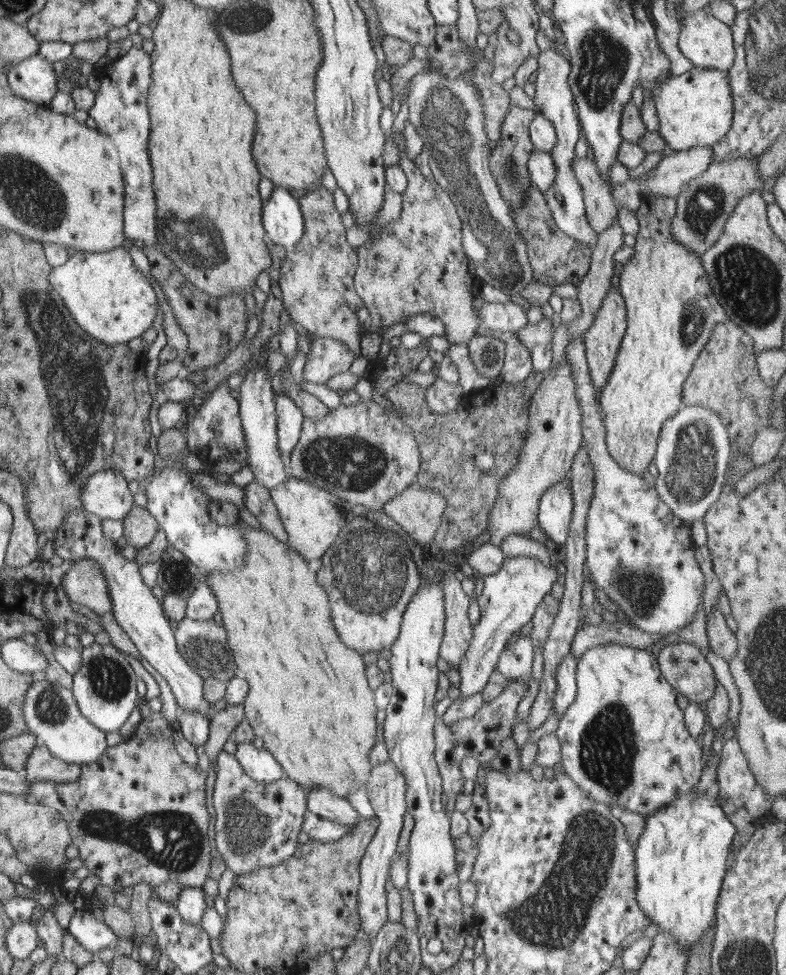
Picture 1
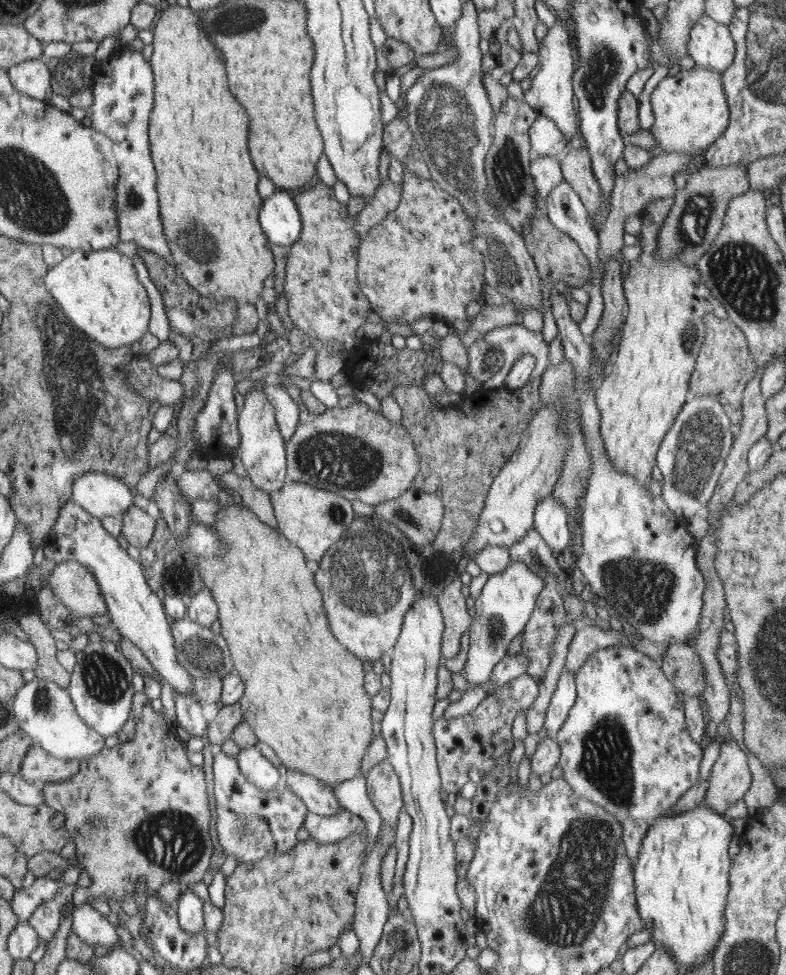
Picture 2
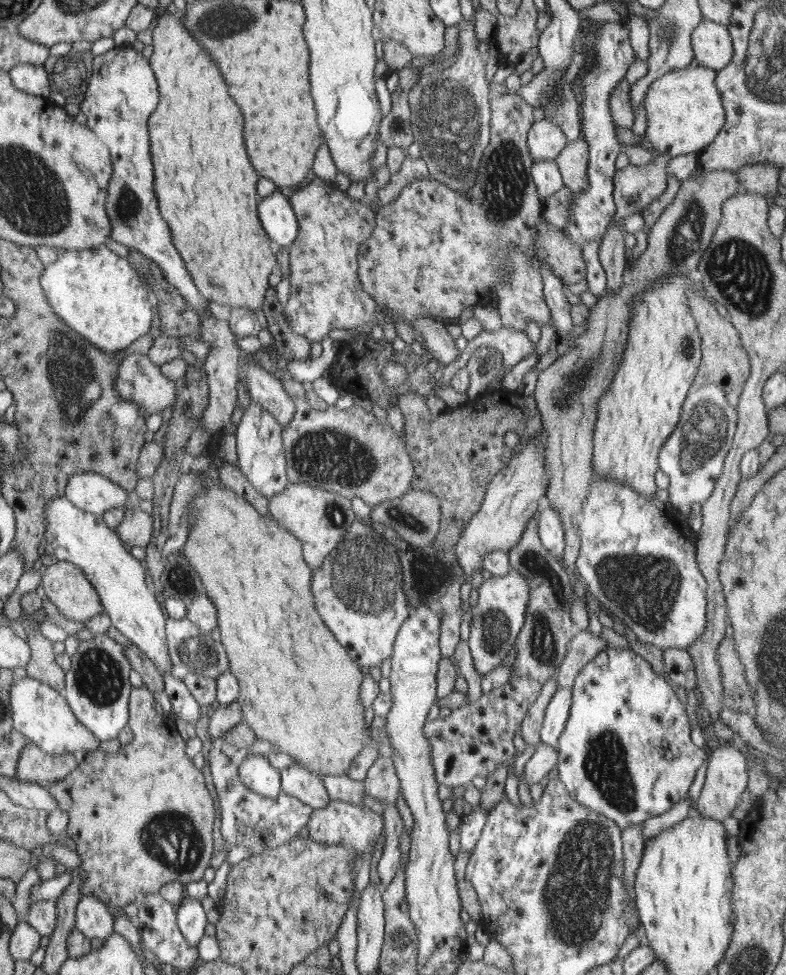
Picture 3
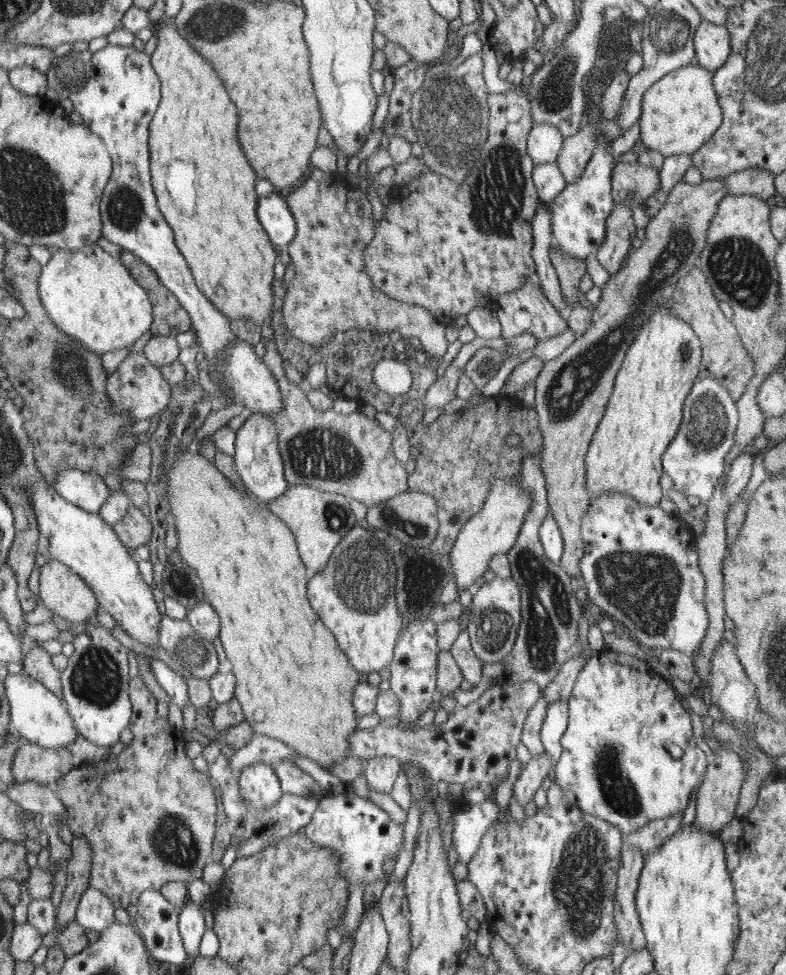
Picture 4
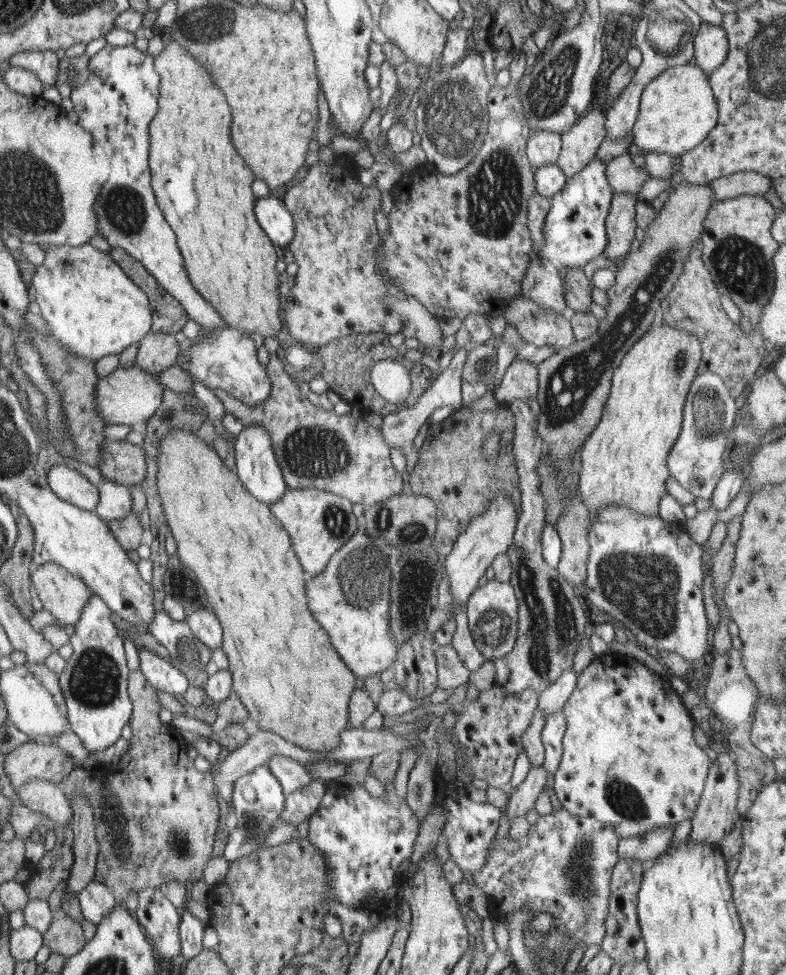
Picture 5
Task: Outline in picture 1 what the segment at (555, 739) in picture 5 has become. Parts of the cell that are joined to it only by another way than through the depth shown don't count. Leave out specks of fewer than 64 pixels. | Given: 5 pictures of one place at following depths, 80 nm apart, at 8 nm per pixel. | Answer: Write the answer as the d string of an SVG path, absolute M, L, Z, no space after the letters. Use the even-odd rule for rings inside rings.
M569 652L564 656L556 673L557 687L554 695L553 709L561 719L566 709L575 701L577 660Z

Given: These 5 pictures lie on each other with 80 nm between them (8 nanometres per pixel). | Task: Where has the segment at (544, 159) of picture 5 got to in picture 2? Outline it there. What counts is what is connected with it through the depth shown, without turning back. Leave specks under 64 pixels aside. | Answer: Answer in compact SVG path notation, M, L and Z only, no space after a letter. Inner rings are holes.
M539 115L535 118L529 130L531 144L531 158L538 156L560 156L567 150L567 140L556 123L547 116Z

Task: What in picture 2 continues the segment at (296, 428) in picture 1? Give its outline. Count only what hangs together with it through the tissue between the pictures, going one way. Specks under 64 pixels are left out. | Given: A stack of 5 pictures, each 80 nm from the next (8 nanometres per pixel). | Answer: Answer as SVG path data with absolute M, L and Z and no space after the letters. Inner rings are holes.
M258 381L256 387L262 388L263 392L266 392L267 399L274 405L279 432L285 442L290 442L299 421L300 404L289 395L283 384L265 386L264 381Z

